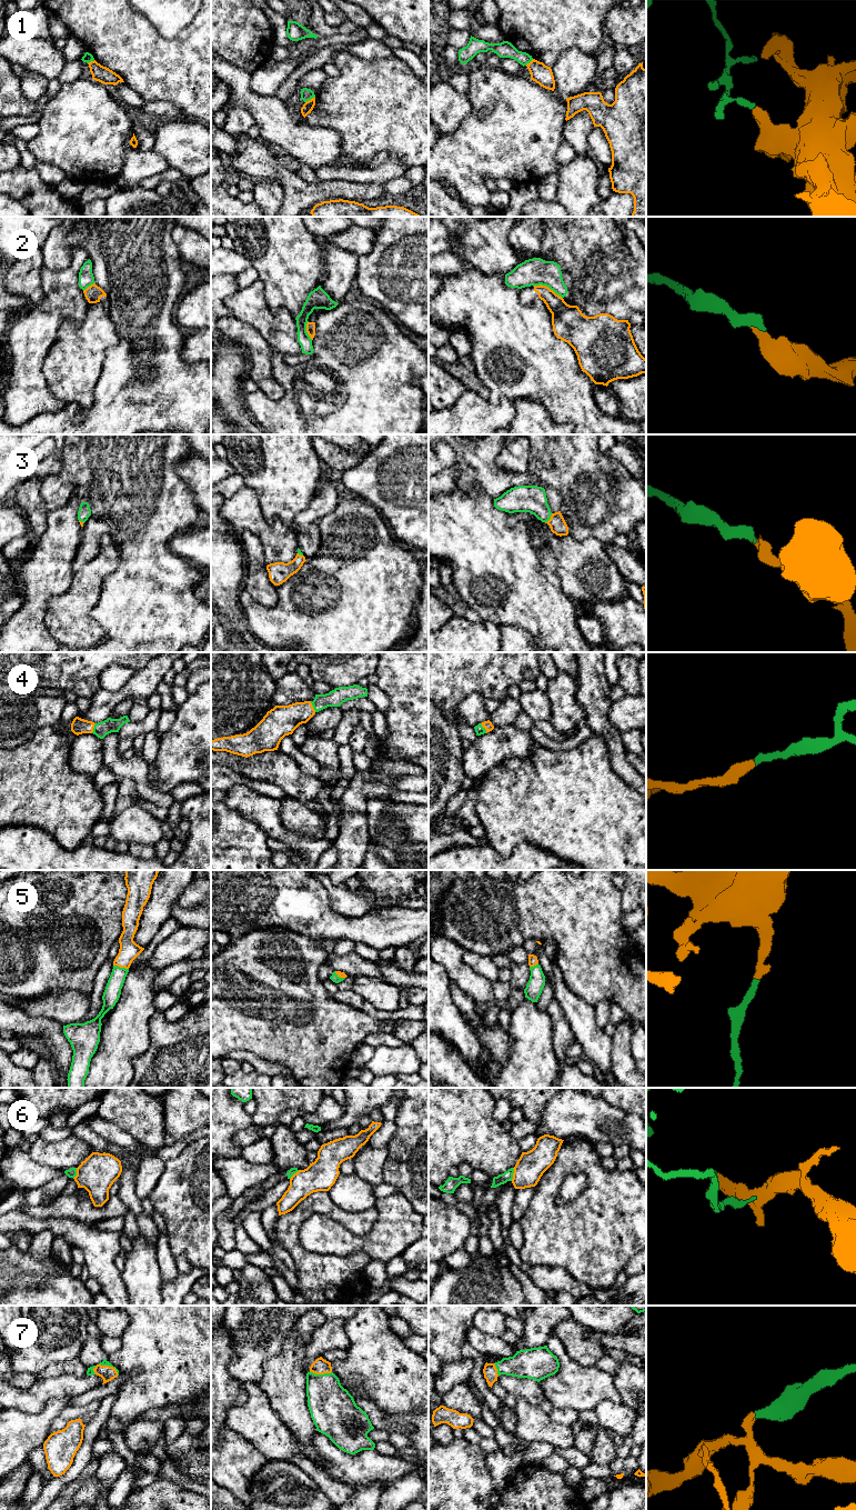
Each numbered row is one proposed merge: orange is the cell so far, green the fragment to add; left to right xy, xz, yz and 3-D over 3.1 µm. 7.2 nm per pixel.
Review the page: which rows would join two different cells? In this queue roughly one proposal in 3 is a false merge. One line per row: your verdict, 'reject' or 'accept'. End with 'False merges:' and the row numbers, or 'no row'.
1: reject
2: reject
3: accept
4: accept
5: accept
6: reject
7: accept
False merges: 1, 2, 6

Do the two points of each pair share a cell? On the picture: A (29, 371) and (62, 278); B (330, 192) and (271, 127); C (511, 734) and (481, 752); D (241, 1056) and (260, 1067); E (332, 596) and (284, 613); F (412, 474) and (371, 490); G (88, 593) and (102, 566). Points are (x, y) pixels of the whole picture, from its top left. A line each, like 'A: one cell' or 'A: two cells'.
A: one cell
B: two cells
C: one cell
D: one cell
E: one cell
F: one cell
G: one cell

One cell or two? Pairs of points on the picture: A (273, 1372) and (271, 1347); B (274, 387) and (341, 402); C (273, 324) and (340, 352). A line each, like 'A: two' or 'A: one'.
A: two
B: two
C: two

